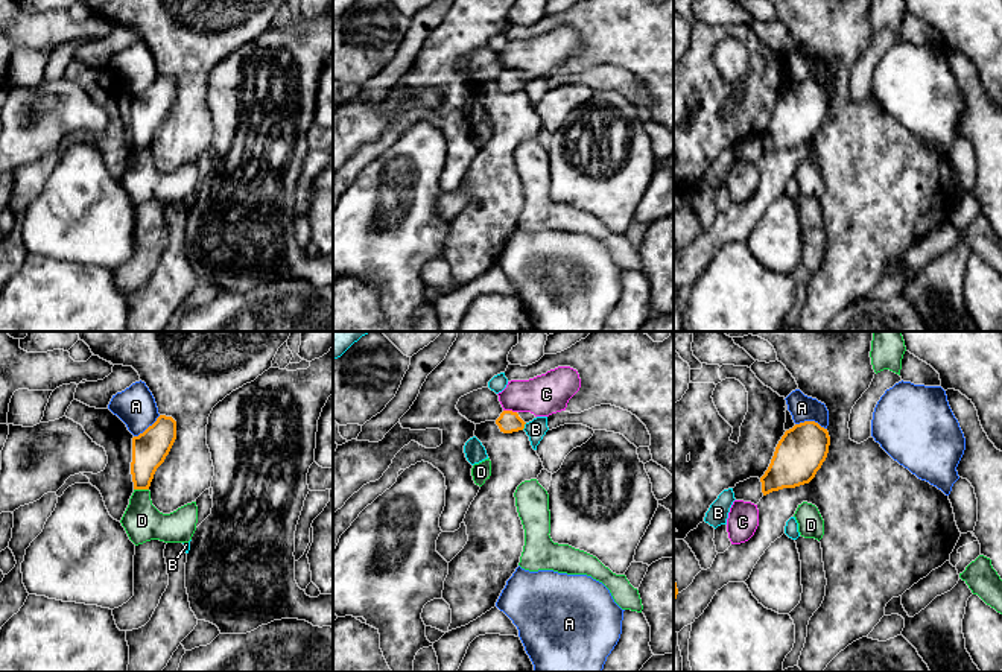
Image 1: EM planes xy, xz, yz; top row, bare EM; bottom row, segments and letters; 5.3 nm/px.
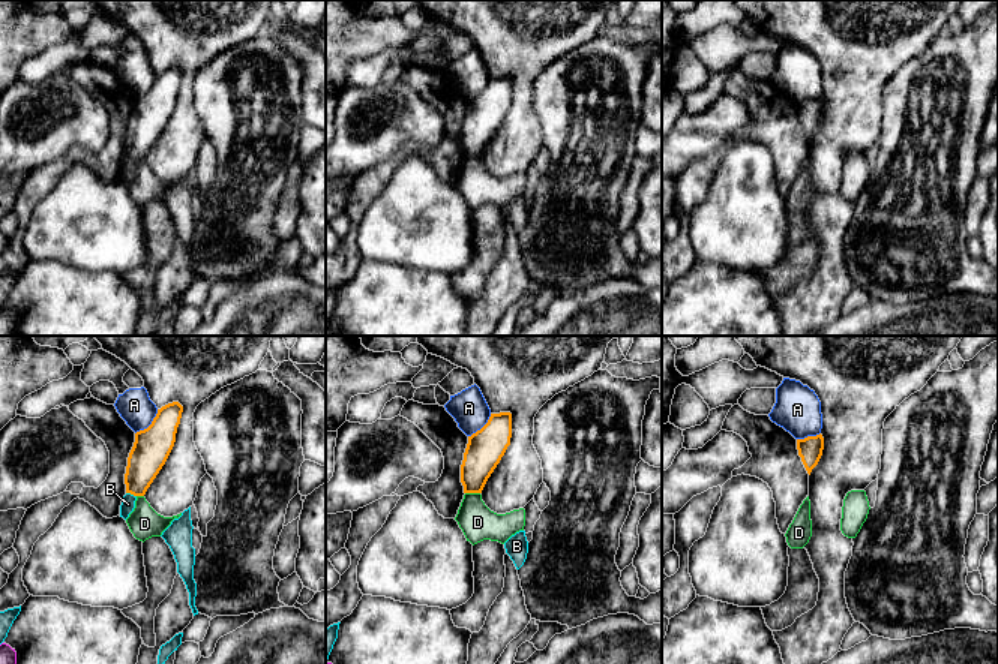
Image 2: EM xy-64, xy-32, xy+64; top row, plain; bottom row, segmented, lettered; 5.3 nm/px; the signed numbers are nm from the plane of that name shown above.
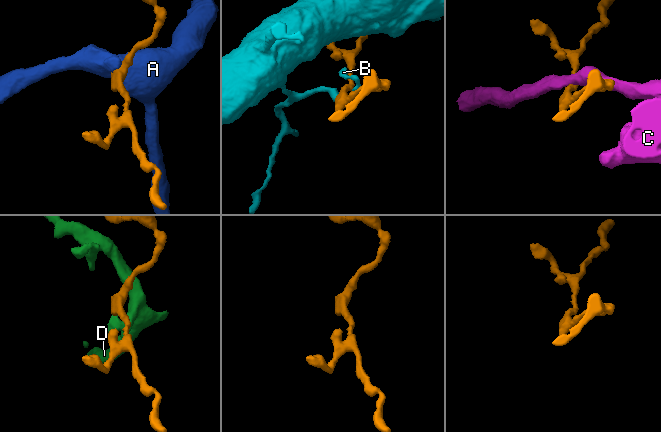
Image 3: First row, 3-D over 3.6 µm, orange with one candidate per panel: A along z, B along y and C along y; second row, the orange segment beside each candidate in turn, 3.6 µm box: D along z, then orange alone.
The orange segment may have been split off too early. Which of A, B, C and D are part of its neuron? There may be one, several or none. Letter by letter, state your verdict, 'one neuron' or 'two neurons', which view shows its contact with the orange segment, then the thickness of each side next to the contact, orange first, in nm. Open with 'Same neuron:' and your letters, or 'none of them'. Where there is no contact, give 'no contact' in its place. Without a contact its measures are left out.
Same neuron: none of them
A: two neurons; contact in yz; calibres 260 and 140 nm
B: two neurons; contact in xz; calibres 120 and 110 nm
C: two neurons; contact in xz; calibres 120 and 220 nm
D: two neurons; contact in xy; calibres 190 and 200 nm

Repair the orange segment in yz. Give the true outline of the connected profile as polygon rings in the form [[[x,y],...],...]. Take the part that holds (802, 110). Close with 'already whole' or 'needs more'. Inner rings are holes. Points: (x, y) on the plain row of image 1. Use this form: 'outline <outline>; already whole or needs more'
outline [[[804,81],[786,90],[760,137],[763,155],[809,143],[826,120],[829,105],[827,88],[815,81]]]; already whole

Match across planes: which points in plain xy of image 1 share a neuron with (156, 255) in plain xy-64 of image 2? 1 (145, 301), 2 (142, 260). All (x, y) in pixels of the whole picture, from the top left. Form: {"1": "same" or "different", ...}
{"1": "different", "2": "same"}

